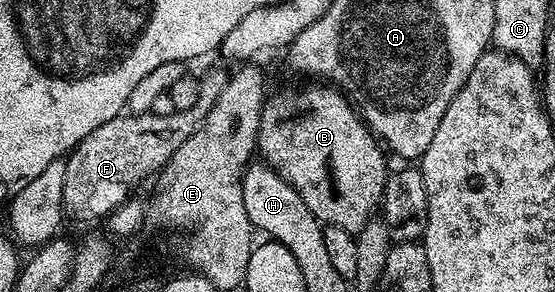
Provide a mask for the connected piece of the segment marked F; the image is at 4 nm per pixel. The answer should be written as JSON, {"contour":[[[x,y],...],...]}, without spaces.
{"contour":[[[212,70],[208,75],[203,75],[200,87],[202,96],[193,110],[175,110],[170,116],[158,116],[154,113],[137,114],[135,116],[121,116],[114,120],[106,120],[102,128],[94,128],[86,140],[76,145],[75,150],[67,157],[66,185],[62,192],[64,212],[69,219],[77,218],[80,222],[96,222],[99,218],[107,219],[122,203],[129,201],[132,194],[152,173],[163,171],[168,161],[190,140],[190,136],[200,125],[200,121],[208,115],[208,110],[218,100],[222,88],[228,83],[229,75],[220,70]]]}

